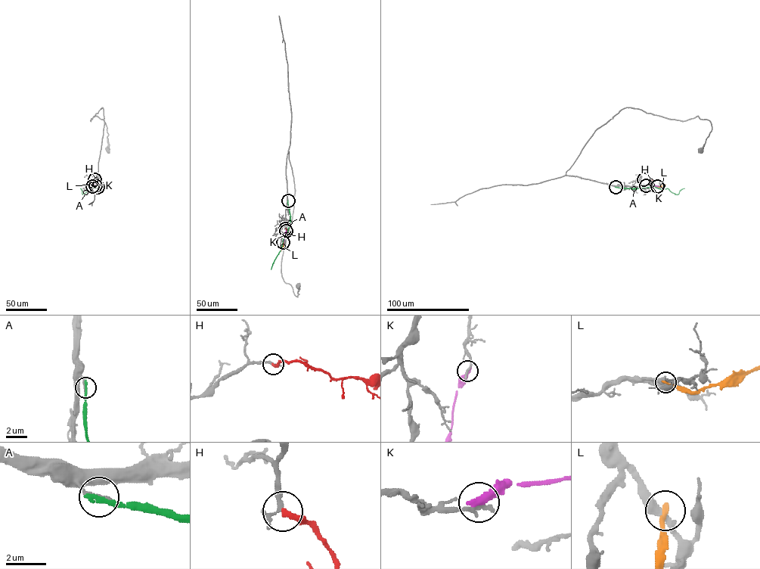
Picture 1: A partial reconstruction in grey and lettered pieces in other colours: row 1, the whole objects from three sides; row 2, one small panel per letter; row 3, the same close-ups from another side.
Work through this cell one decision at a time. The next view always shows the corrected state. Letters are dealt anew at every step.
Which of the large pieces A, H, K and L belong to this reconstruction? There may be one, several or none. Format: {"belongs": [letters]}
{"belongs": ["H"]}

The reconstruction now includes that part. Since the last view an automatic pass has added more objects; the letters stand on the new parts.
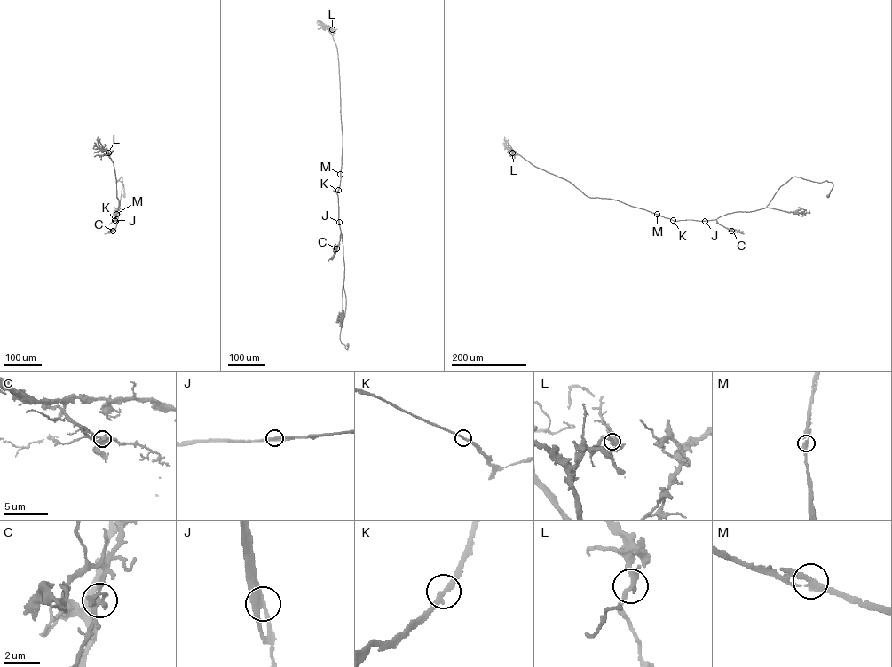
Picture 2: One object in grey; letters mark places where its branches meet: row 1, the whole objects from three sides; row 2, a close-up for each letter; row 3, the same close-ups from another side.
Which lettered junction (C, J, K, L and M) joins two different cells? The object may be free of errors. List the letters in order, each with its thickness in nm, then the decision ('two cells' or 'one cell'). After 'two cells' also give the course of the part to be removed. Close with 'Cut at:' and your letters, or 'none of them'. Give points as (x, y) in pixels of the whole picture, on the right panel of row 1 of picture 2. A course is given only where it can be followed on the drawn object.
C: 220 nm | one cell
J: 240 nm | one cell
K: 240 nm | one cell
L: 240 nm | one cell
M: 260 nm | one cell
Cut at: none of them

